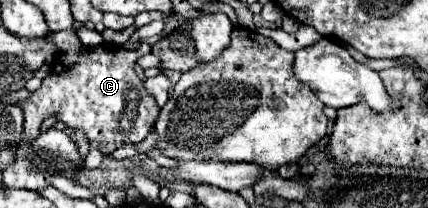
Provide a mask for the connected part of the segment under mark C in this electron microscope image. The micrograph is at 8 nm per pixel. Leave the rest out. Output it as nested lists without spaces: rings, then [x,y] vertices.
[[[80,41],[74,49],[66,49],[62,57],[54,59],[54,67],[42,81],[42,87],[20,105],[24,113],[24,139],[34,141],[42,121],[48,115],[56,115],[68,127],[82,129],[88,135],[88,141],[96,141],[104,155],[126,143],[144,141],[154,127],[160,109],[134,71],[134,65],[142,55],[144,53],[136,49],[126,51],[116,45],[84,47]]]

